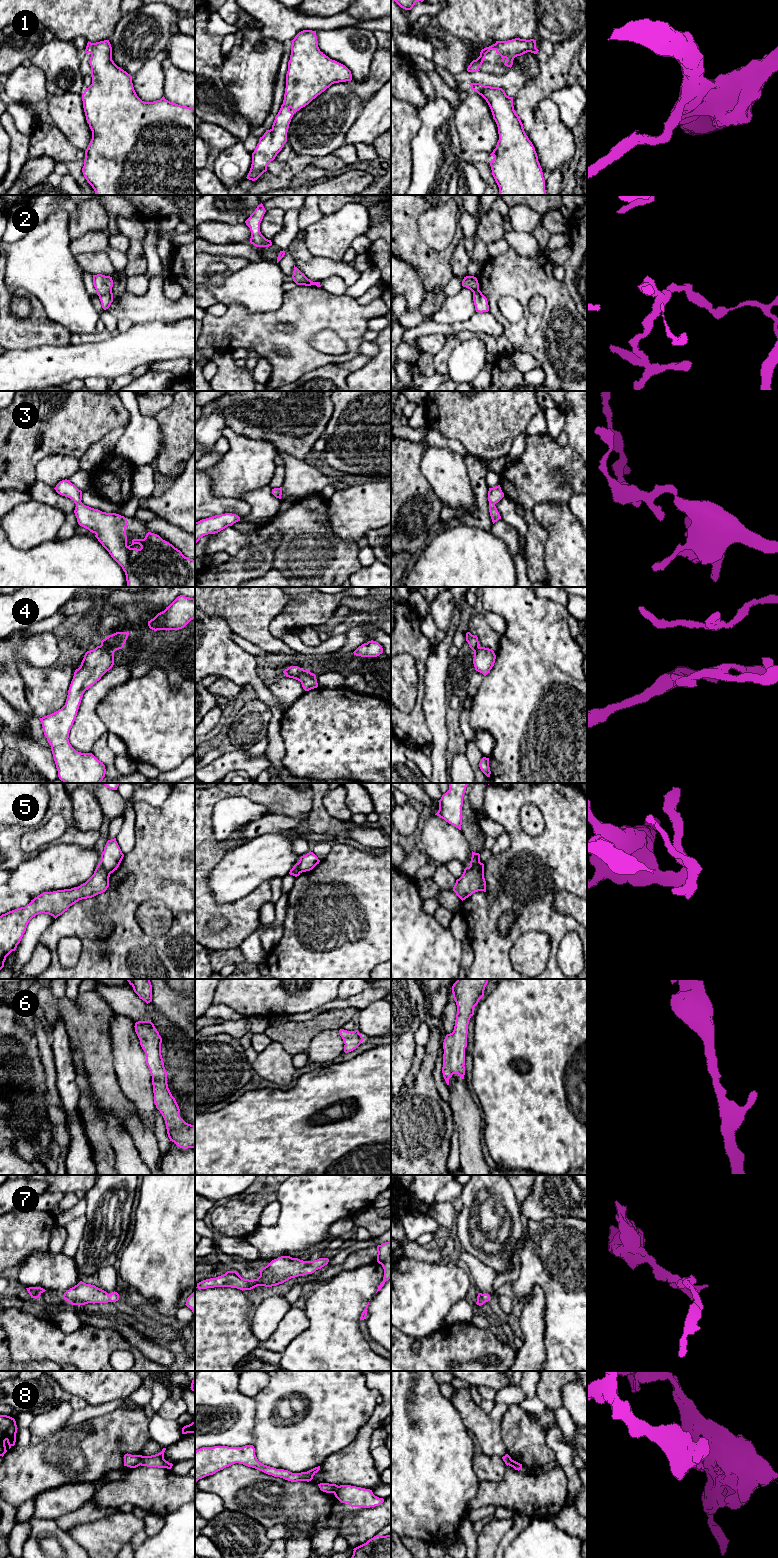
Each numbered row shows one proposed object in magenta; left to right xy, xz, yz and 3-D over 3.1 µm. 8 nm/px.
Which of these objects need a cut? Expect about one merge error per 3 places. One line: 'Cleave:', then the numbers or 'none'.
Cleave: 2, 5, 8

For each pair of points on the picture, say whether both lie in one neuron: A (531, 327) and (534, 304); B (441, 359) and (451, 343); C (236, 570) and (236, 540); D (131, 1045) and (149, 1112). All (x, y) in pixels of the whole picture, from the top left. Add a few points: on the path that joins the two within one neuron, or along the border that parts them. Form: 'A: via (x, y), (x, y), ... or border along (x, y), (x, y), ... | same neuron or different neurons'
A: via (534, 321), (534, 310) | same neuron
B: via (443, 355), (448, 347) | same neuron
C: border along (257, 543), (245, 544), (234, 555), (230, 556) | different neurons
D: via (131, 1062), (131, 1070), (141, 1095) | same neuron

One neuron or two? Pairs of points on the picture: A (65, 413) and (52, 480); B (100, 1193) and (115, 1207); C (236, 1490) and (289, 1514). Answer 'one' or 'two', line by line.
A: two
B: one
C: one

